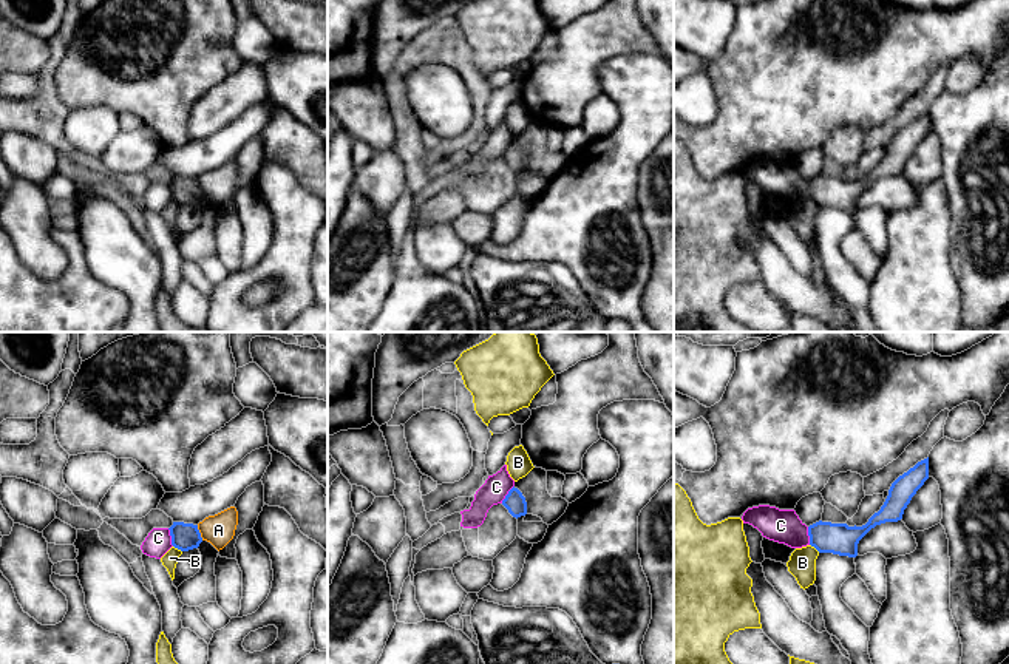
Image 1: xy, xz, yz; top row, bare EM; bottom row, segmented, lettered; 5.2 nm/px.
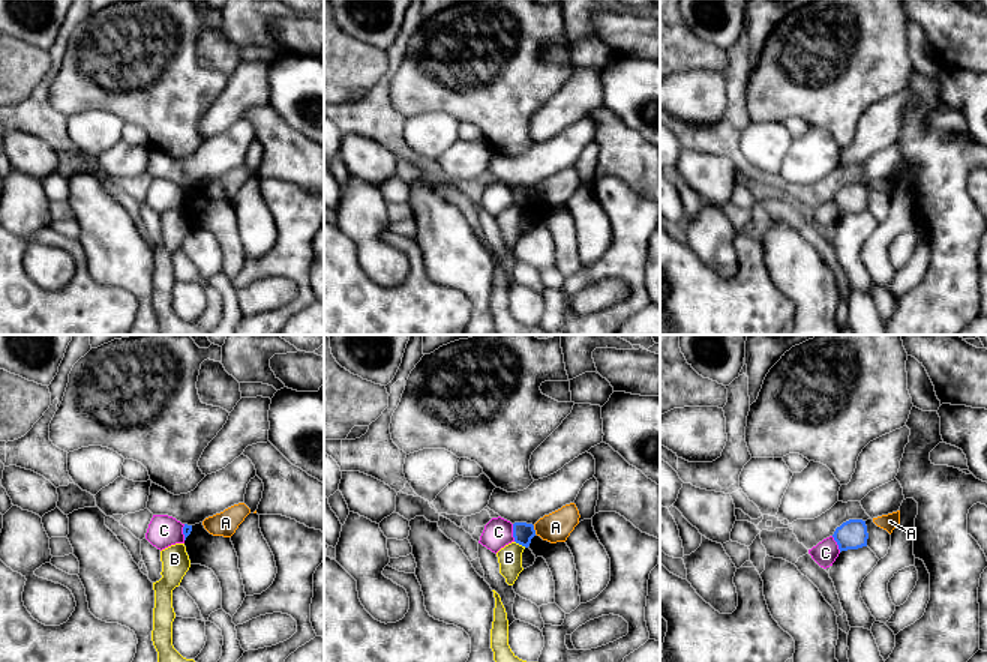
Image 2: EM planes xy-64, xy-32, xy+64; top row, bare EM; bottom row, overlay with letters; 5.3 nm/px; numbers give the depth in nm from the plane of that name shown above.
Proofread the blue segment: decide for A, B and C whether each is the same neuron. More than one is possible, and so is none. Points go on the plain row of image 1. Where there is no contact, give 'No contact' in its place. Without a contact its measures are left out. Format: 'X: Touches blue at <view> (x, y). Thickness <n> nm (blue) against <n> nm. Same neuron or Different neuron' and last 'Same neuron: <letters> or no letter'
A: Touches blue at xy (200, 187). Thickness 140 nm (blue) against 160 nm. Different neuron
B: Touches blue at yz (815, 201). Thickness 160 nm (blue) against 140 nm. Different neuron
C: Touches blue at xy (172, 192). Thickness 140 nm (blue) against 140 nm. Different neuron
Same neuron: no letter

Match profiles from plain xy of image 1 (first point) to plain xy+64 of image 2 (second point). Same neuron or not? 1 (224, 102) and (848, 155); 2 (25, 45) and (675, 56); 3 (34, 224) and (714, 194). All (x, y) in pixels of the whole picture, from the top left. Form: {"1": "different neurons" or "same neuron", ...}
{"1": "same neuron", "2": "same neuron", "3": "different neurons"}

